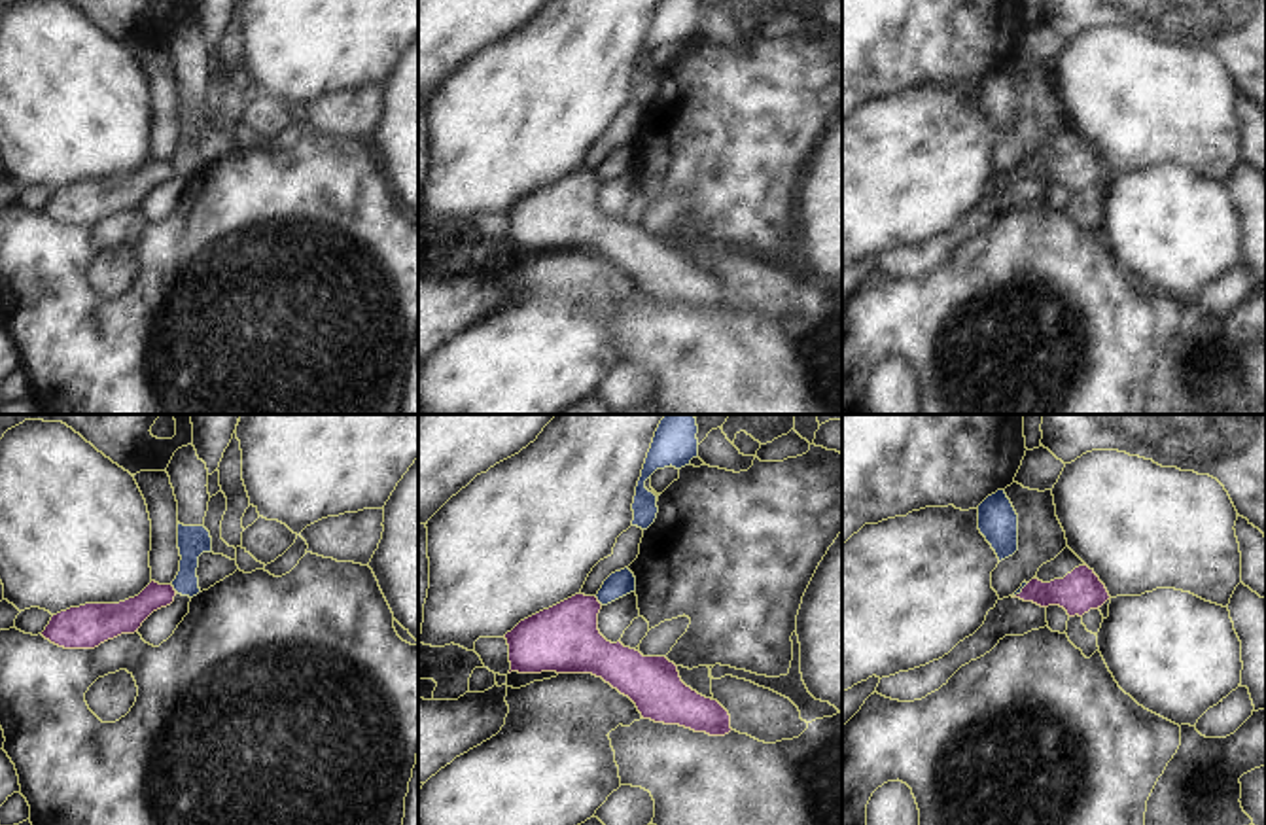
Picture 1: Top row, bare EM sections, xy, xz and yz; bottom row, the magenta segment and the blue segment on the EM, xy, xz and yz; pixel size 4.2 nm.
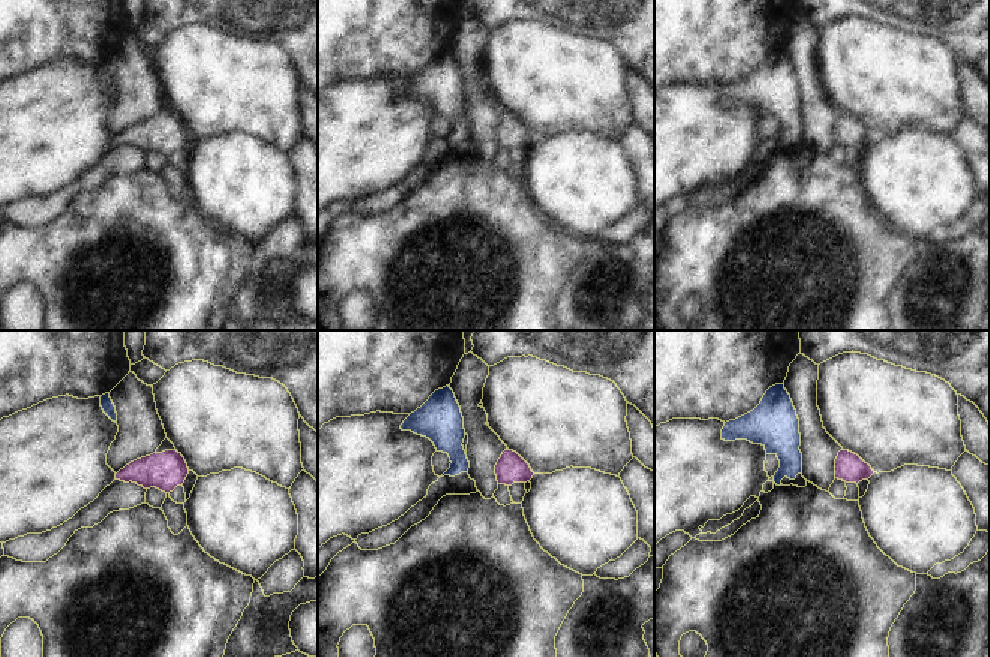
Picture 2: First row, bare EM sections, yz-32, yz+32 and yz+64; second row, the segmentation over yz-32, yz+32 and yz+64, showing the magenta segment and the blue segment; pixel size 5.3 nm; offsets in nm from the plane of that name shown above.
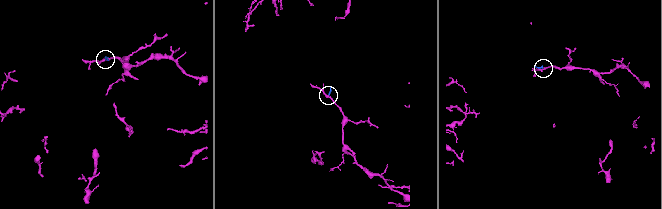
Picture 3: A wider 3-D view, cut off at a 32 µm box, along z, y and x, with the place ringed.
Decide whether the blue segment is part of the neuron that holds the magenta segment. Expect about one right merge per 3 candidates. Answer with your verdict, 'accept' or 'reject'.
reject

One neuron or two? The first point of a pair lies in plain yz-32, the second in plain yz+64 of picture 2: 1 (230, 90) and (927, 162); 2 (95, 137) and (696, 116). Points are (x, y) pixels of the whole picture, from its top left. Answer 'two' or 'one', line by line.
1: two
2: one

